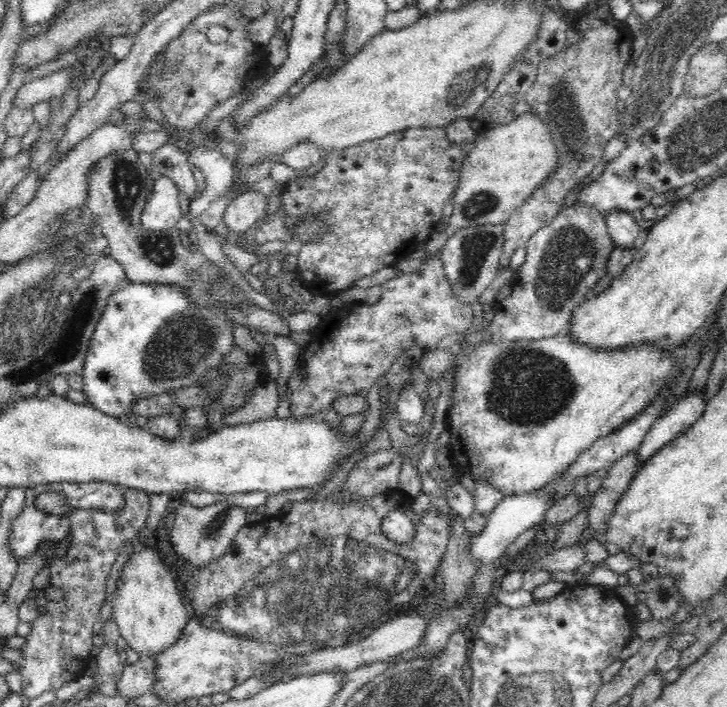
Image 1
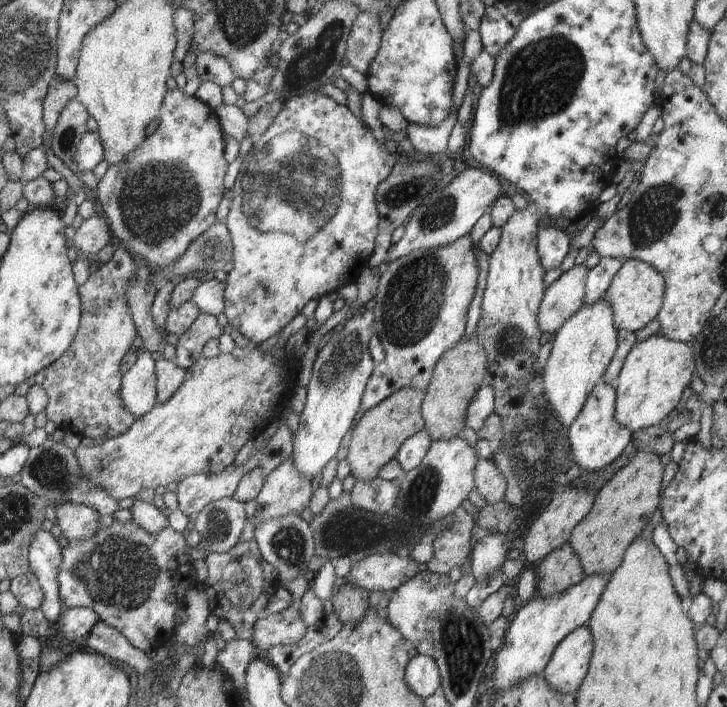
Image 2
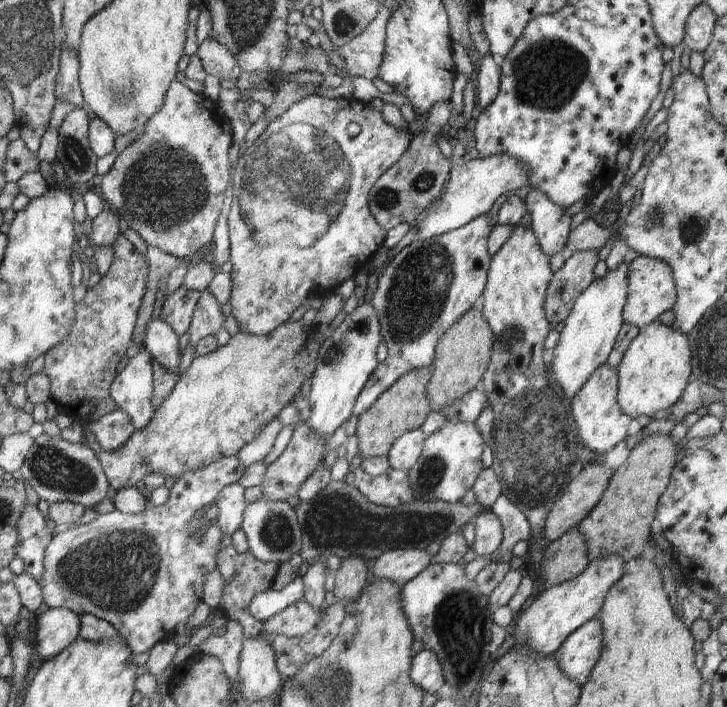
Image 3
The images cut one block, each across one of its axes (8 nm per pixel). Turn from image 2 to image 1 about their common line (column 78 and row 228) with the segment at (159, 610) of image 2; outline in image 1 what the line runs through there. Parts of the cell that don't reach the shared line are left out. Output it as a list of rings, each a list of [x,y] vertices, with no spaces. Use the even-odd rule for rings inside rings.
[[[577,202],[570,208],[564,208],[550,225],[540,228],[524,248],[526,259],[510,280],[510,296],[495,305],[495,316],[489,328],[489,340],[494,344],[510,340],[540,340],[566,333],[576,308],[585,302],[592,288],[606,274],[607,262],[615,245],[609,236],[605,216],[596,208]]]

